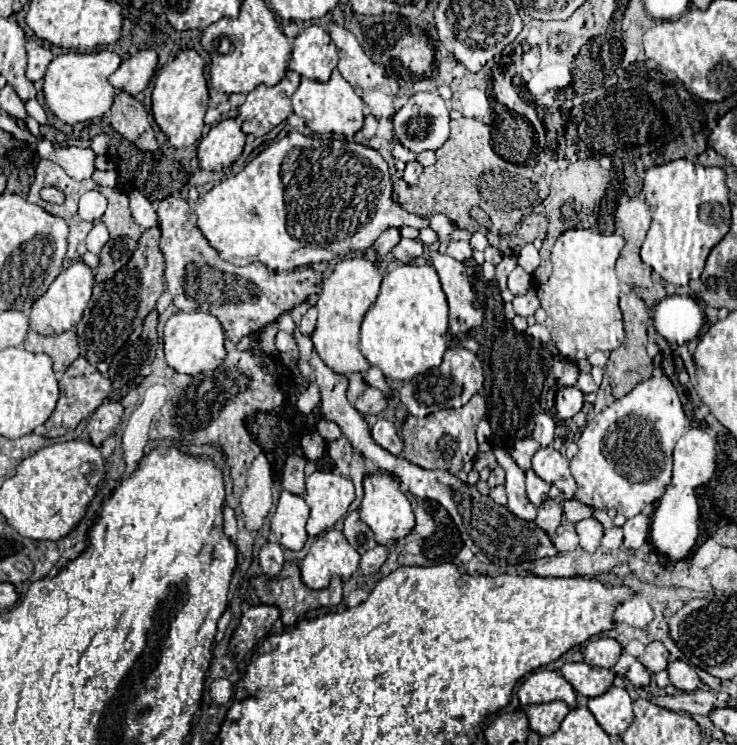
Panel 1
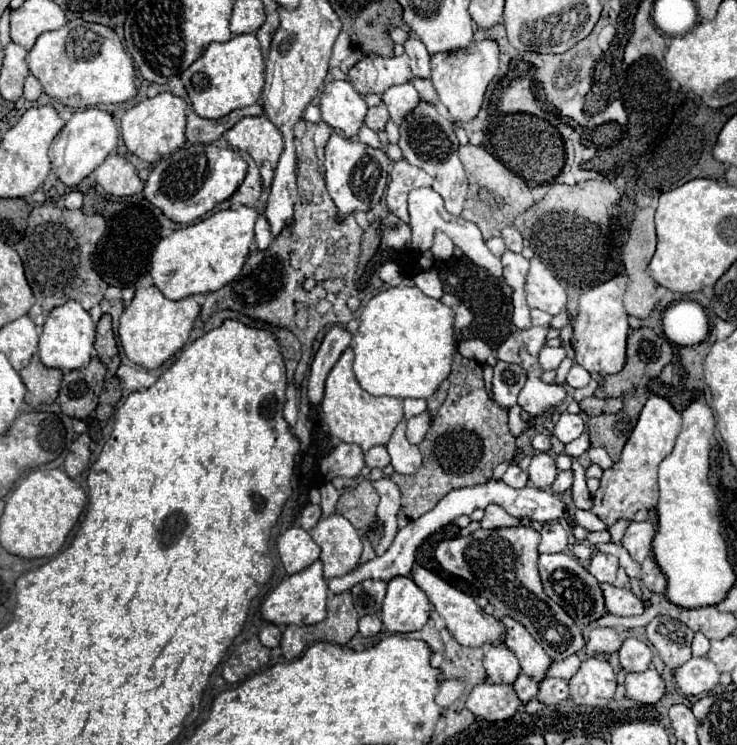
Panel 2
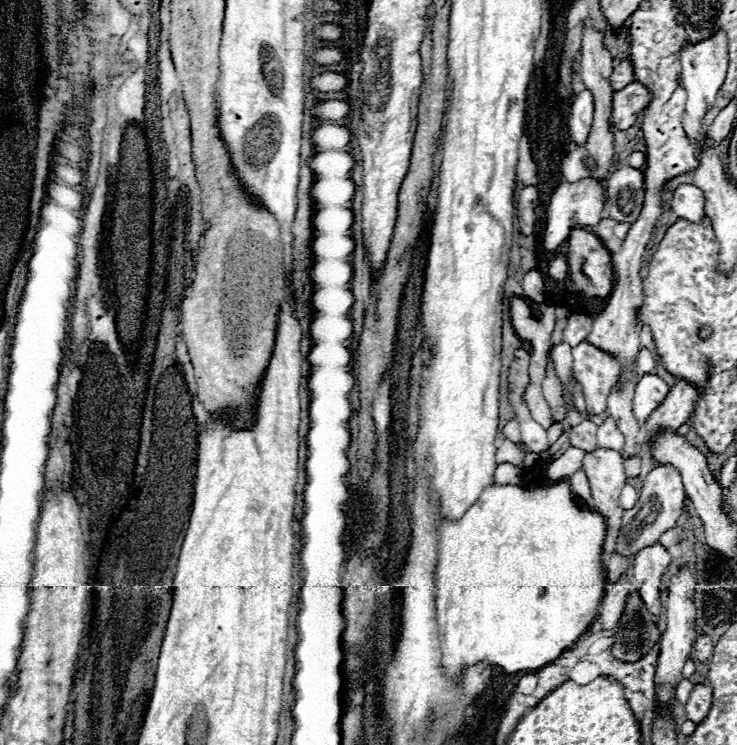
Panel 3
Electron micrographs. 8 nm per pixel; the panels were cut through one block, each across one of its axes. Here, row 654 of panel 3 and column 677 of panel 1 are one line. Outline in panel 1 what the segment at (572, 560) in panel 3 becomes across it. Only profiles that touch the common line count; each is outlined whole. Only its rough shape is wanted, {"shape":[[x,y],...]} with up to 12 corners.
{"shape":[[690,428],[652,516],[654,548],[686,558],[698,538],[696,486],[716,470],[714,438]]}

